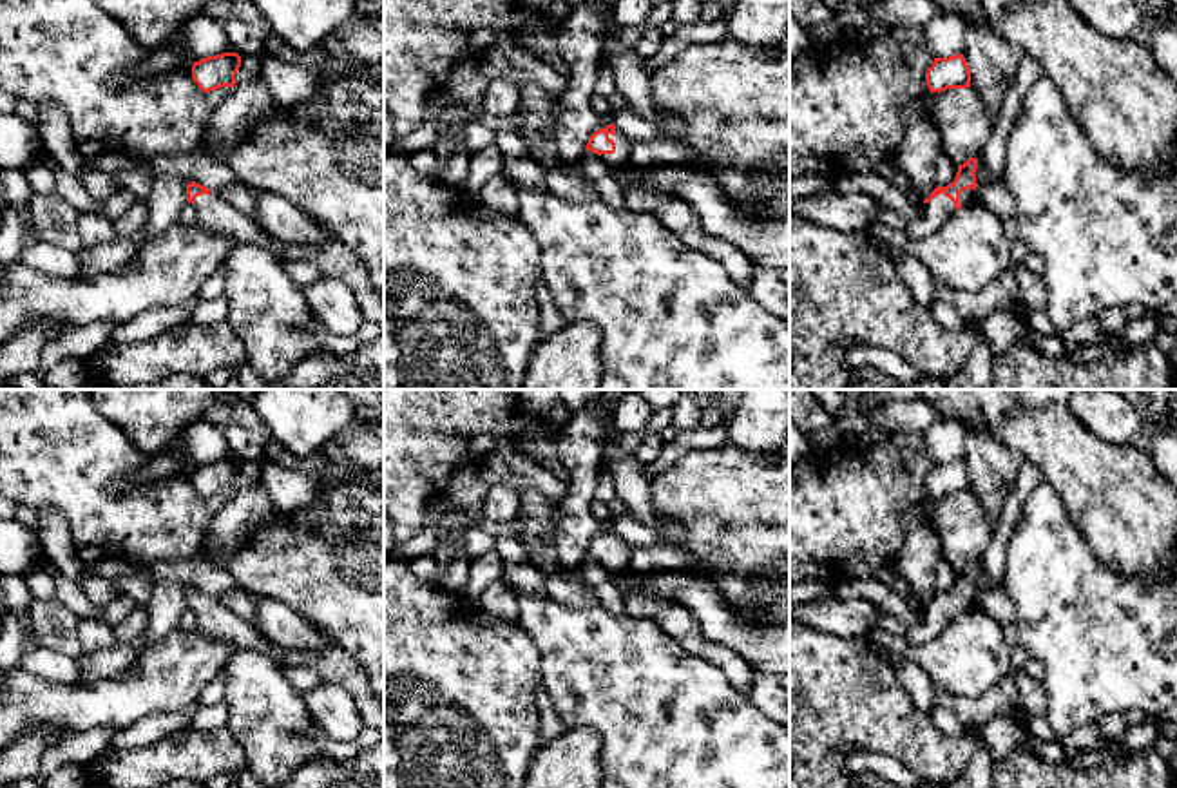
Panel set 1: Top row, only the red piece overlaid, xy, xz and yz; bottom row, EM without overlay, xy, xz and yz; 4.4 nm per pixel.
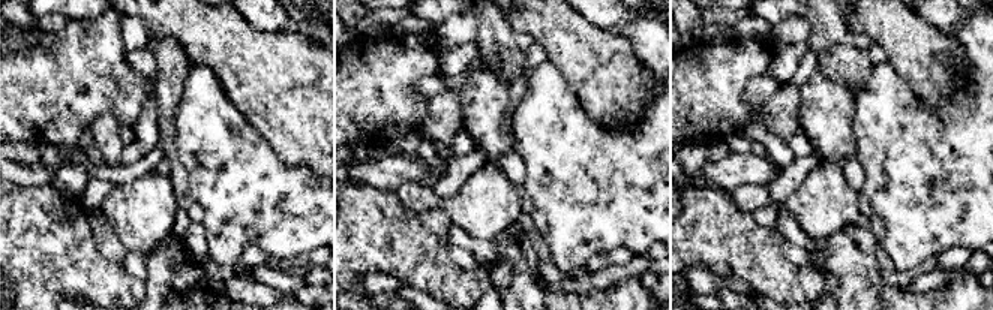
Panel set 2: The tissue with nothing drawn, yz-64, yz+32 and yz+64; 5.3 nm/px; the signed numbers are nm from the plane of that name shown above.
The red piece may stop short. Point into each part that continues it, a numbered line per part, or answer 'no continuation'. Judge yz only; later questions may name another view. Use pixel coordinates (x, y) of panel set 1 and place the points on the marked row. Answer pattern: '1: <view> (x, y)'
1: yz (937, 211)

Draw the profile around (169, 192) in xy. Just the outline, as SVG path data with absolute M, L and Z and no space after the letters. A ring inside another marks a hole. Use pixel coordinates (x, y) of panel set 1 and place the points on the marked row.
M156 176L152 179L152 190L147 201L147 226L134 237L116 235L112 241L100 243L94 246L81 246L78 252L83 266L81 277L94 274L109 274L120 270L139 246L154 235L159 235L168 226L179 221L181 208L187 203L187 185L192 179L187 176Z

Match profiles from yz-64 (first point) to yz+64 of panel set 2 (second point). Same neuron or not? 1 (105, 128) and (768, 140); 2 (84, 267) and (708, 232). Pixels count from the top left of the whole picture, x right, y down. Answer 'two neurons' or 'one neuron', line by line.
1: two neurons
2: one neuron

